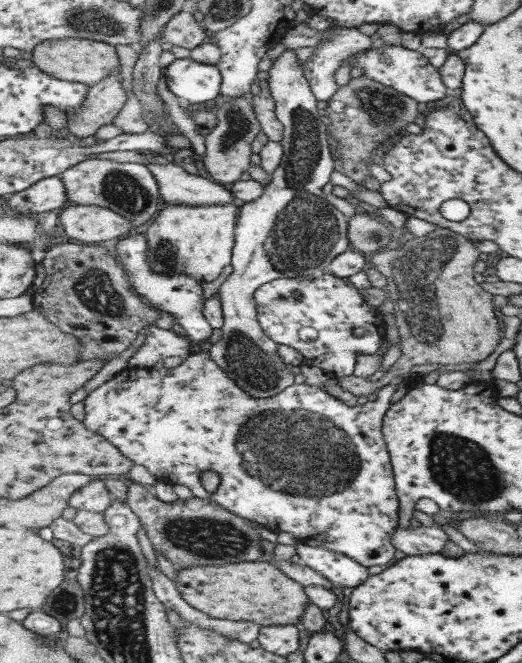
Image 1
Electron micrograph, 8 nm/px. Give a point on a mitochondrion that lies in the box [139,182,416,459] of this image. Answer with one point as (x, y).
(244, 357)

